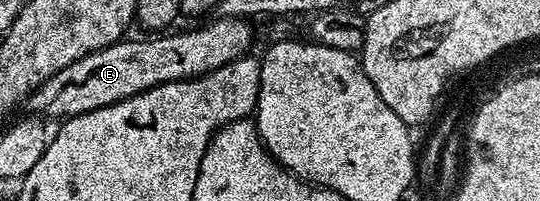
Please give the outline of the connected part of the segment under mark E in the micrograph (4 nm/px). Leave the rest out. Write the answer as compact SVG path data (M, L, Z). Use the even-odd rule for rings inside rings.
M226 16L213 18L205 23L209 22L210 24L205 24L202 28L189 28L186 32L174 31L172 34L157 34L152 38L145 38L149 40L122 38L103 50L95 50L91 54L71 62L71 66L63 66L63 70L59 70L59 74L47 78L47 82L39 85L29 96L28 111L41 118L50 118L49 116L68 118L87 114L91 110L111 106L119 100L126 100L135 94L151 90L155 86L163 86L167 82L194 80L197 76L205 76L208 72L214 72L241 59L250 51L249 47L253 44L253 34L255 38L255 28L249 25L252 23L248 19L240 16Z

